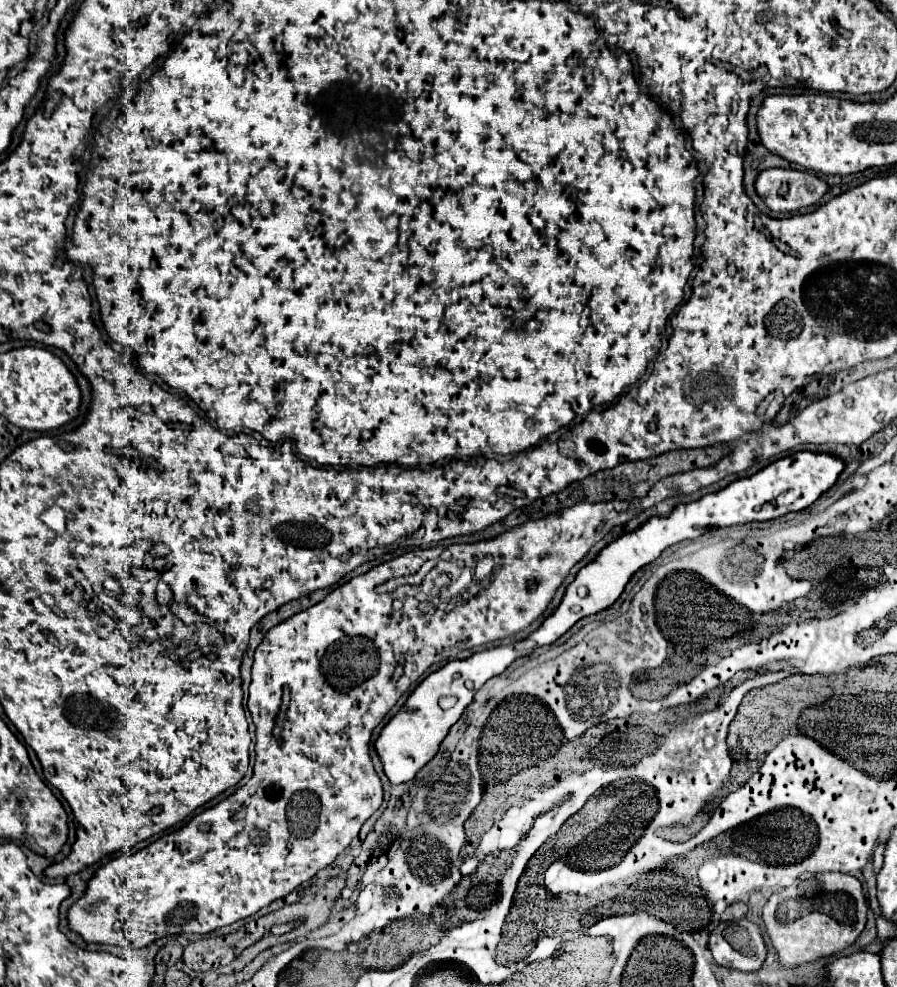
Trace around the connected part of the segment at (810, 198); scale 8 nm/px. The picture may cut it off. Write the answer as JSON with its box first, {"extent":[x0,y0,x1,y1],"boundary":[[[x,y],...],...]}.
{"extent":[756,169,828,213],"boundary":[[[766,169],[756,179],[756,191],[772,211],[788,213],[816,205],[828,185],[808,171]]]}

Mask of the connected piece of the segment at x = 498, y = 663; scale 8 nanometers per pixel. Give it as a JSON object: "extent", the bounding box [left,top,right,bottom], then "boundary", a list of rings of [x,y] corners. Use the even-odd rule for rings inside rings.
{"extent":[374,645,520,785],"boundary":[[[500,645],[500,647],[478,651],[478,653],[470,655],[468,659],[448,661],[438,671],[430,673],[414,689],[414,693],[408,697],[404,707],[390,719],[390,723],[382,729],[380,737],[374,743],[376,753],[382,761],[384,773],[392,785],[400,785],[400,783],[414,779],[414,775],[438,753],[442,739],[448,735],[450,727],[460,719],[460,715],[464,713],[468,703],[472,701],[474,691],[480,689],[488,679],[500,675],[514,659],[518,659],[518,653],[520,651],[514,651],[514,645]],[[466,681],[474,683],[472,691],[466,689],[466,685],[464,685]],[[444,695],[456,695],[458,697],[458,703],[448,711],[438,707],[438,699]]]}

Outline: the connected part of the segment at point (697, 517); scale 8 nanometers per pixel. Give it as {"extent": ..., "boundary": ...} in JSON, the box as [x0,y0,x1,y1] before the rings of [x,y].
{"extent":[528,451,844,647],"boundary":[[[800,451],[770,463],[766,469],[758,471],[752,477],[744,477],[730,483],[726,489],[718,493],[706,495],[700,501],[678,505],[668,517],[648,519],[636,531],[626,533],[614,543],[606,545],[594,561],[582,567],[576,579],[566,587],[566,593],[560,605],[556,607],[556,611],[550,617],[546,617],[542,625],[528,635],[528,639],[534,641],[538,647],[554,643],[582,617],[608,609],[622,595],[626,583],[642,565],[652,563],[670,545],[676,545],[684,539],[700,537],[706,527],[728,527],[728,525],[750,523],[750,521],[770,521],[790,511],[806,509],[836,483],[842,469],[844,469],[844,461],[836,455]]]}

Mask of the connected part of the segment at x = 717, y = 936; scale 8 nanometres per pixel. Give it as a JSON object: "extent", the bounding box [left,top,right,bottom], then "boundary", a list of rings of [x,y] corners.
{"extent":[708,919,768,971],"boundary":[[[748,919],[718,923],[710,933],[708,949],[718,965],[738,971],[758,971],[768,953],[760,927]]]}

